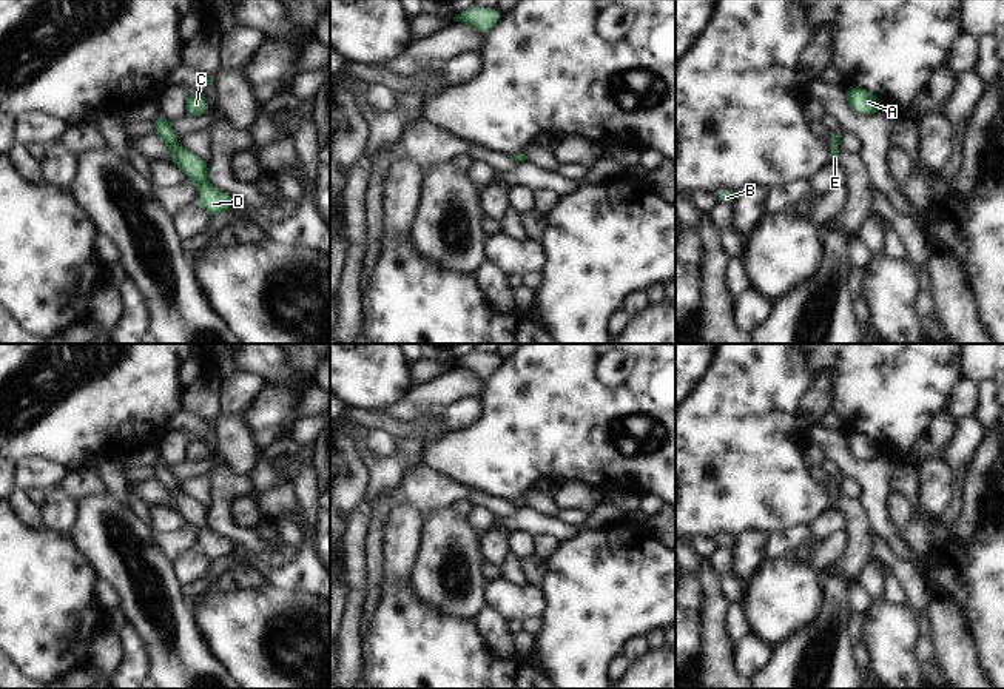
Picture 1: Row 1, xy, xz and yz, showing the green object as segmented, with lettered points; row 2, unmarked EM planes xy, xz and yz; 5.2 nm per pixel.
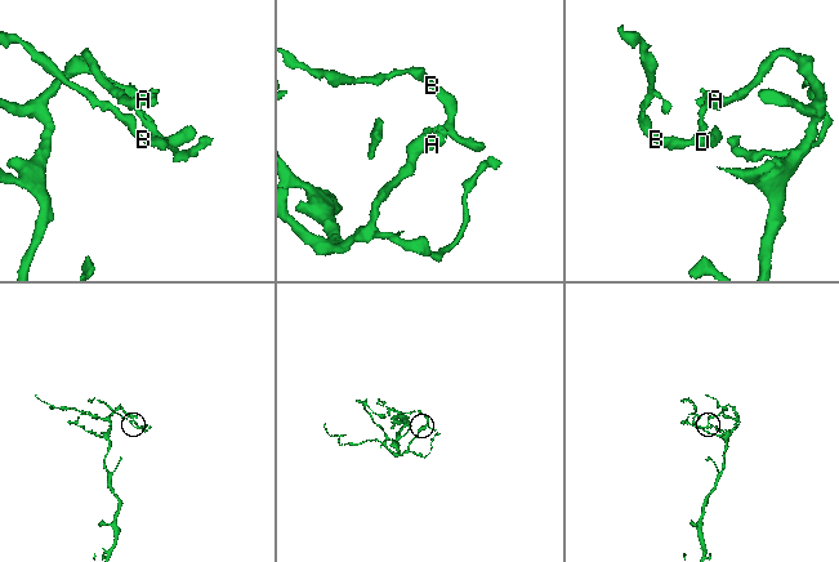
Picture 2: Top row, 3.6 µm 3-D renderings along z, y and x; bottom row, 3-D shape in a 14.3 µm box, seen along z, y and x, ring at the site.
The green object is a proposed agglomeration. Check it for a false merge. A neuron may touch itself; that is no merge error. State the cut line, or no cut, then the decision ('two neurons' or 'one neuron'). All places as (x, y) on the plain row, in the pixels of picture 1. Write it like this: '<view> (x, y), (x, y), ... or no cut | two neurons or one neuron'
no cut | one neuron

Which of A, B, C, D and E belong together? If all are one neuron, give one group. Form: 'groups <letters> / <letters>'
groups A B C D E

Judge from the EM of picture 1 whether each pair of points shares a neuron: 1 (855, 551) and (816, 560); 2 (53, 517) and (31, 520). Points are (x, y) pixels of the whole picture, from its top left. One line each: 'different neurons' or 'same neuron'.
1: different neurons
2: different neurons

